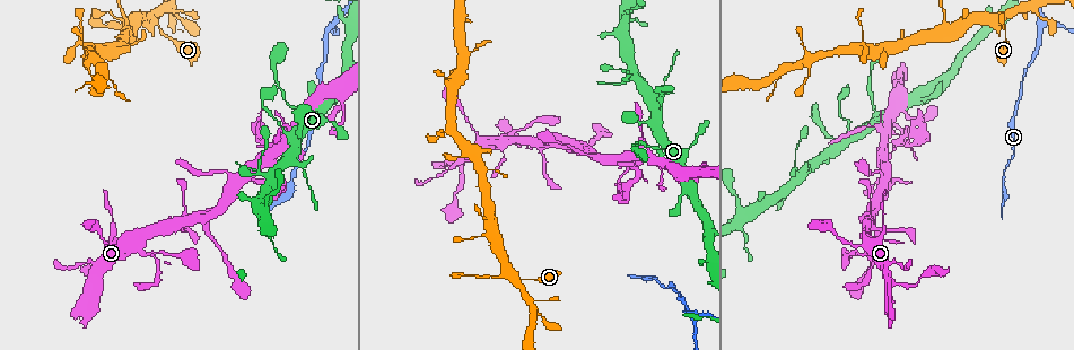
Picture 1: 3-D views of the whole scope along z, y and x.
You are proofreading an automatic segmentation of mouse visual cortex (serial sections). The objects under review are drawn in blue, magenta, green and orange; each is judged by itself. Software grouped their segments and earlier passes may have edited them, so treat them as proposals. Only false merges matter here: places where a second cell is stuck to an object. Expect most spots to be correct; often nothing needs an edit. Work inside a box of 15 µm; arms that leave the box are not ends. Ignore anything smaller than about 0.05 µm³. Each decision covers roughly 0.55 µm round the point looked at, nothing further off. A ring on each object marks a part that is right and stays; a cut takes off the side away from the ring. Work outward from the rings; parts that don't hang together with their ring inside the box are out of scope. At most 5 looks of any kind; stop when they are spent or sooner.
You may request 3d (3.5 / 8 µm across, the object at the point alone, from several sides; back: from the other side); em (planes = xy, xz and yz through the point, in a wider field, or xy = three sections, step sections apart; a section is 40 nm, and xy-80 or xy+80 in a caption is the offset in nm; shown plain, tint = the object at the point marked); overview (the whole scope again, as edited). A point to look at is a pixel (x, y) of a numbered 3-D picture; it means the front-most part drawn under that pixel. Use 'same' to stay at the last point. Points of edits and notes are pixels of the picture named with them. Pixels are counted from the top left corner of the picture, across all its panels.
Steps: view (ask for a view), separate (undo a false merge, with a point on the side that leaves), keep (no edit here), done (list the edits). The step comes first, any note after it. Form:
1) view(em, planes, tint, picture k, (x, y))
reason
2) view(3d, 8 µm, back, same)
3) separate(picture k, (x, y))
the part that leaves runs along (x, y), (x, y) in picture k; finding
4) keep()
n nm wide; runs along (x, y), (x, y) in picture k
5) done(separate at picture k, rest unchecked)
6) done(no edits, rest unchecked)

view(3d, 8 µm, picture 1, (638, 173))
abrupt turn

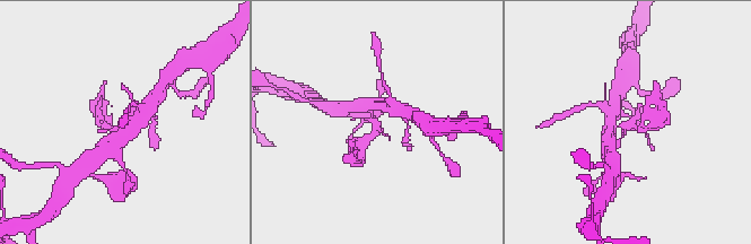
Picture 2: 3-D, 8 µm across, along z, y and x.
view(3d, 3.5 µm, back, picture 2, (629, 126))

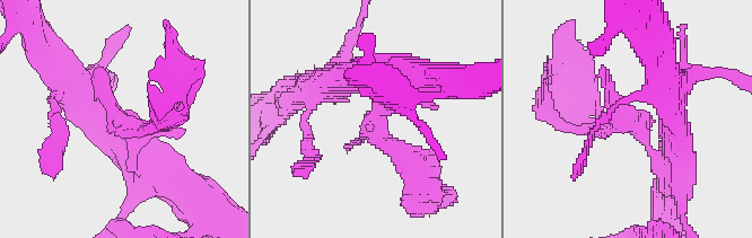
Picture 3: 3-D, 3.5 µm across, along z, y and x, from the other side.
view(em, xy, step 3, tint, picture 3, (624, 125))
now the EM

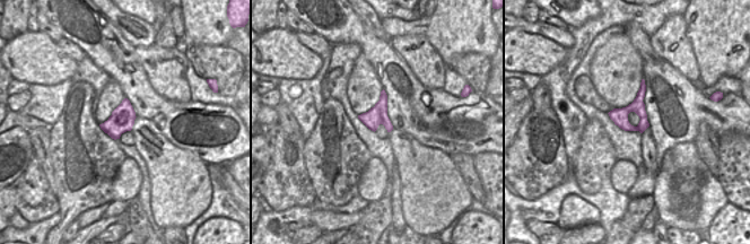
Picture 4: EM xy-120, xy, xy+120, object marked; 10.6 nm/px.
keep()
runs along (643, 87), (625, 113), (627, 128) in picture 4; all the same cell

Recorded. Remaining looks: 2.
view(em, xy, step 1, tint, picture 1, (895, 103))

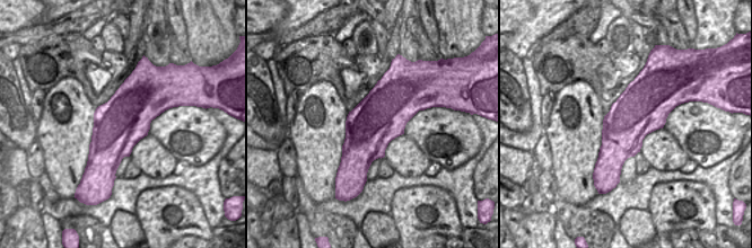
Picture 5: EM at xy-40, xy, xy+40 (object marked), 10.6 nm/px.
view(3d, 3.5 µm, same)

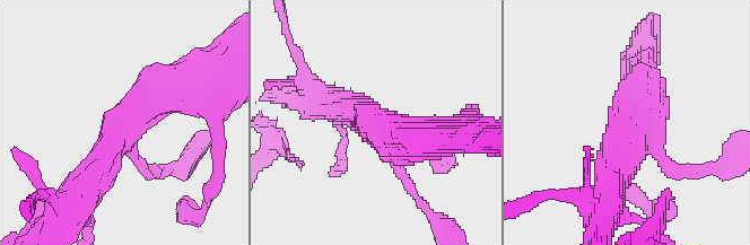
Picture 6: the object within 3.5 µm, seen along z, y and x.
keep()
arms of 150, 400, 500 nm; runs along (81, 192), (115, 132), (179, 92) in picture 6; all the same cell

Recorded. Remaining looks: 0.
done(no edits, rest unchecked)

